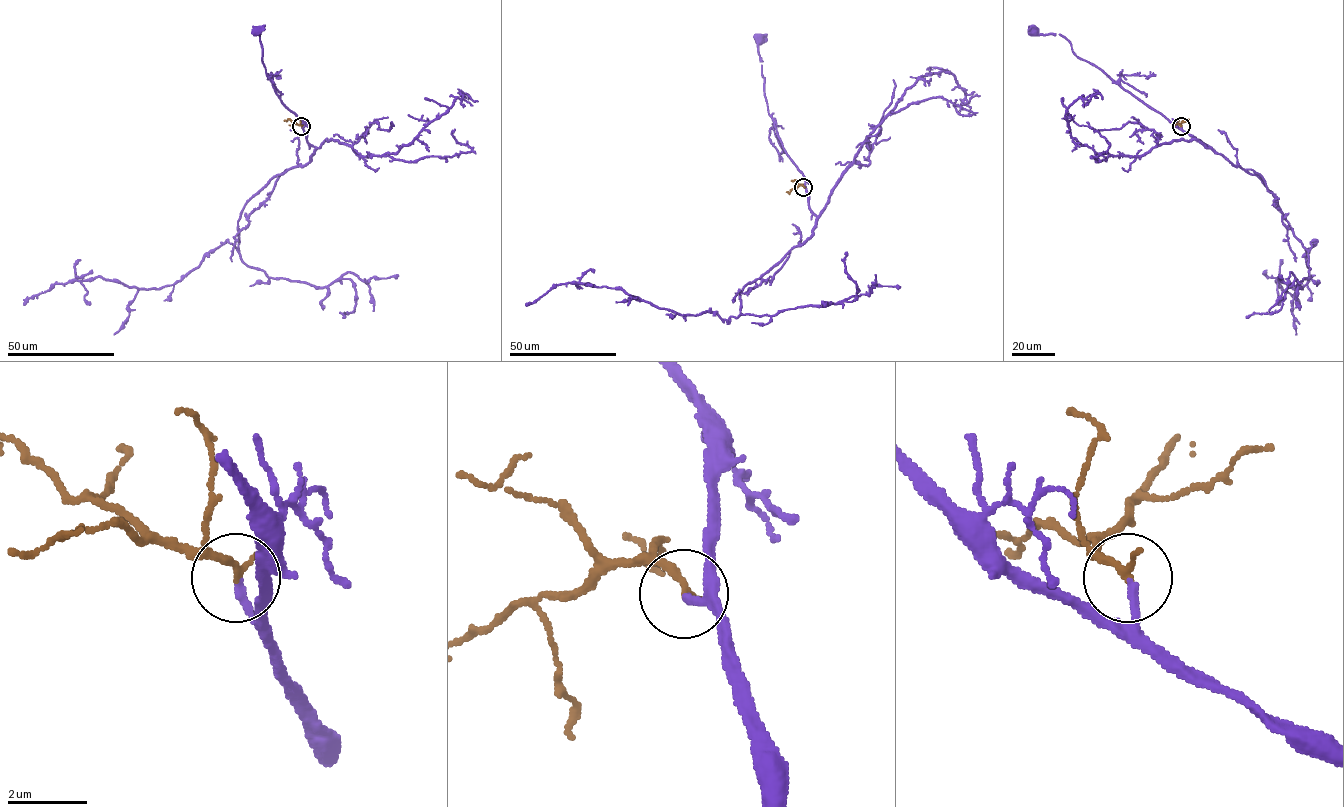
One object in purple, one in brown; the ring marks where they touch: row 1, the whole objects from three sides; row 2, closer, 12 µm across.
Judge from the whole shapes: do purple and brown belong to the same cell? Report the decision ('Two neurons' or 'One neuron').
One neuron

